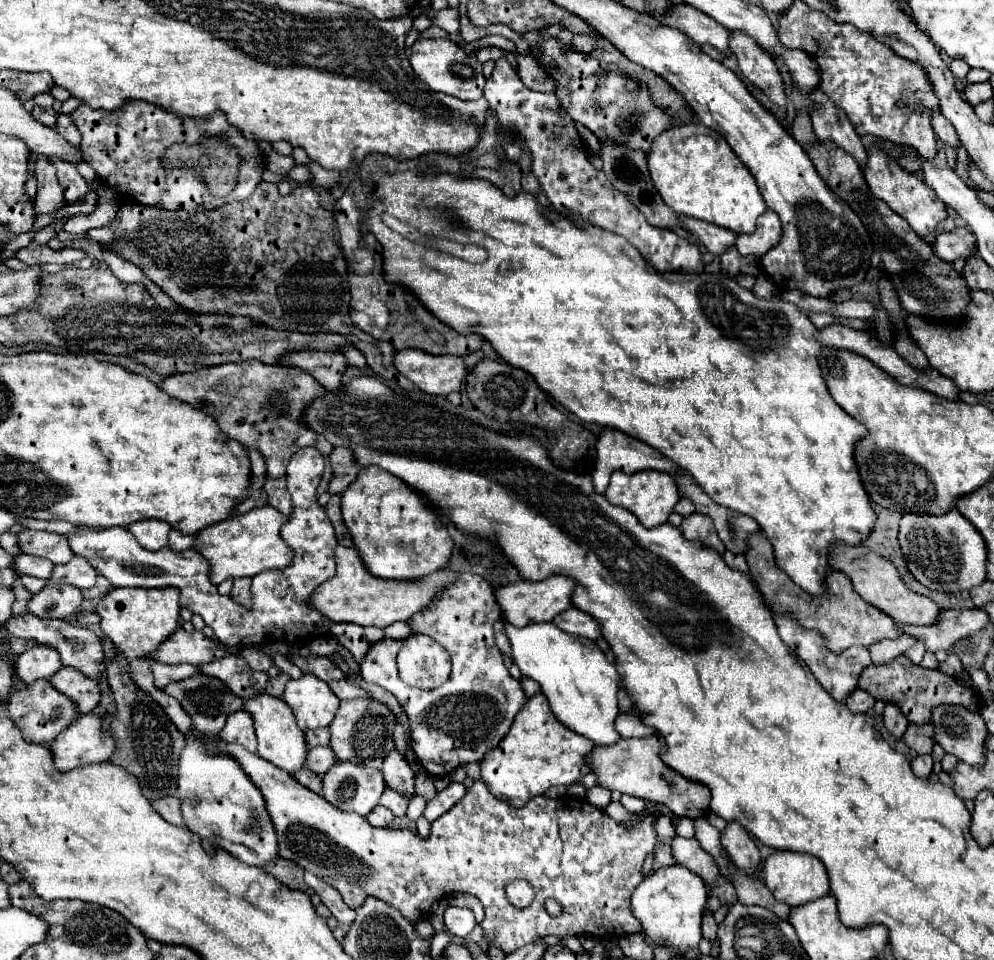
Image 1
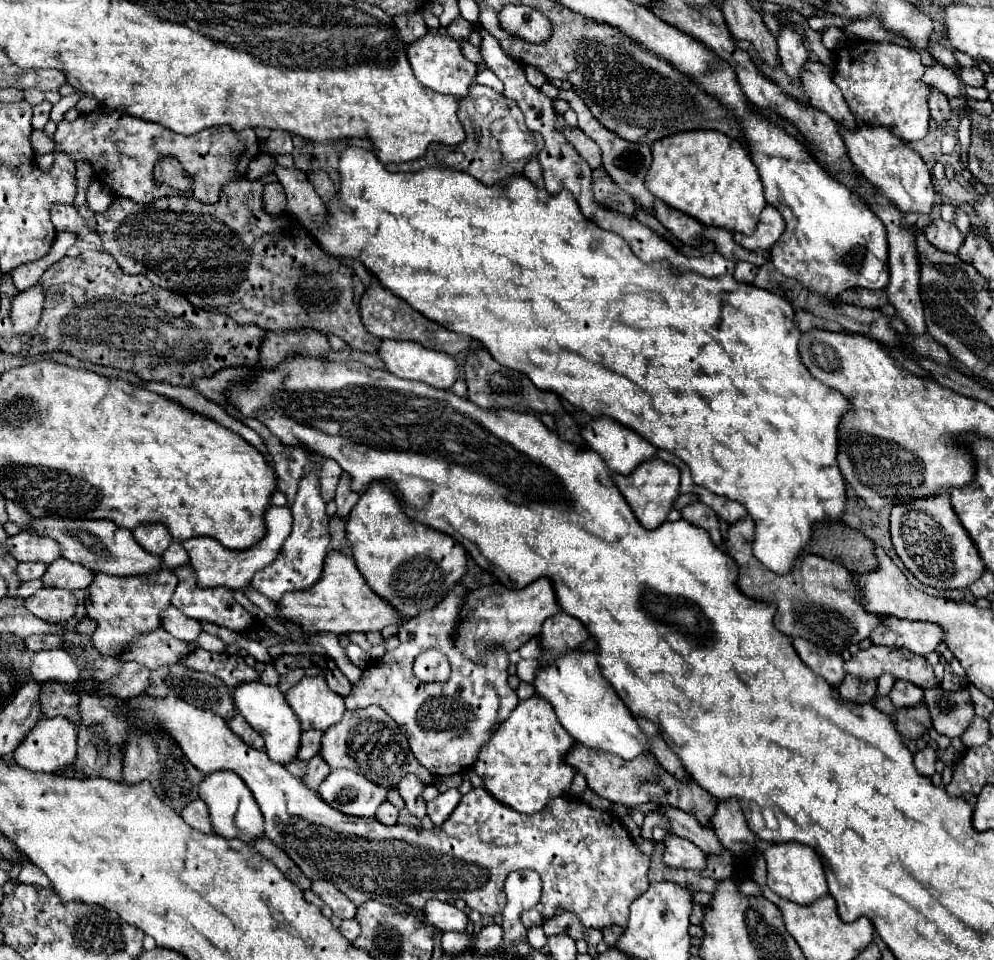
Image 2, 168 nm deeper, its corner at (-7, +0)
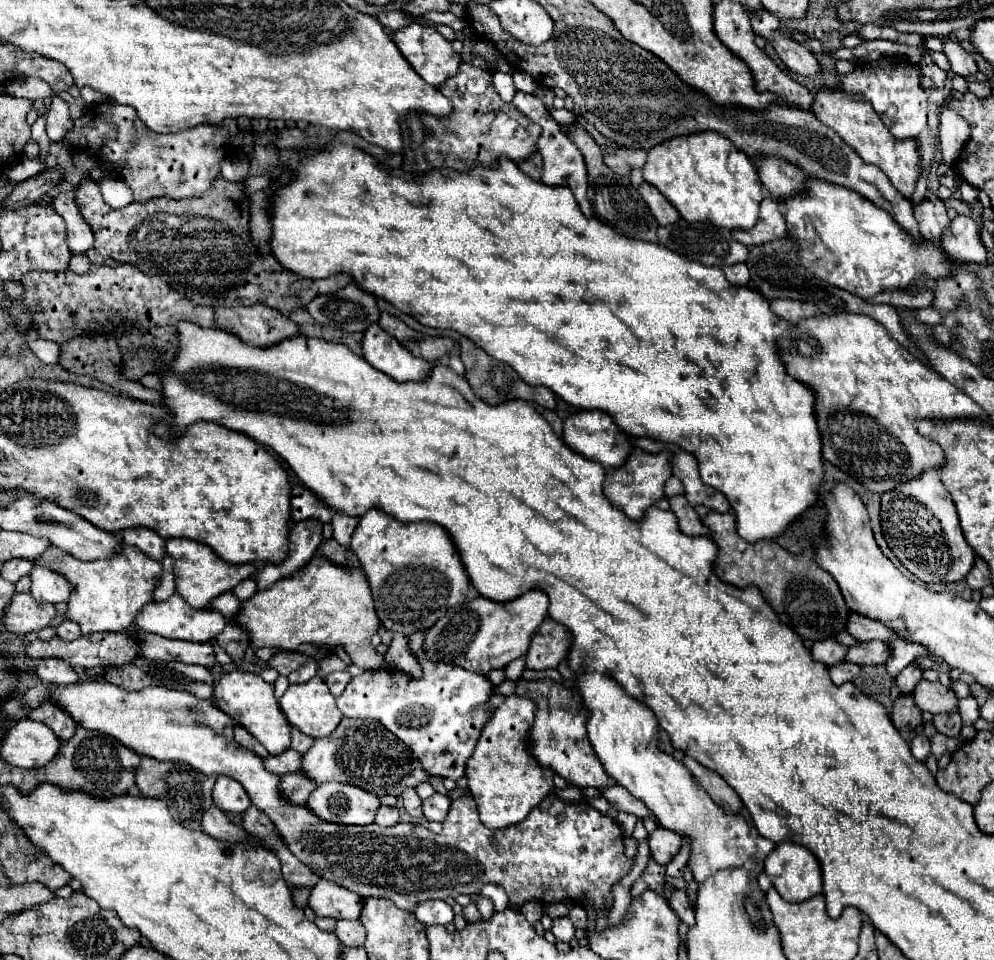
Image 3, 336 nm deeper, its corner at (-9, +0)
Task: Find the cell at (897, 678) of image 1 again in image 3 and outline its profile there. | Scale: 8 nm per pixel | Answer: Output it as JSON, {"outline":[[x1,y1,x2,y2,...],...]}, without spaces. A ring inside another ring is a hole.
{"outline":[[858,643,848,649,846,661,854,665,886,665,890,647,886,643]]}

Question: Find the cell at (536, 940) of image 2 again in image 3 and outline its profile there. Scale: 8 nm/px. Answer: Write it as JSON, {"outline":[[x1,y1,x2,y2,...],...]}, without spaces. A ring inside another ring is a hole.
{"outline":[[536,901,525,903,520,908,520,911,531,925,539,922,541,917,544,915,543,906,540,905,540,903,536,903]]}

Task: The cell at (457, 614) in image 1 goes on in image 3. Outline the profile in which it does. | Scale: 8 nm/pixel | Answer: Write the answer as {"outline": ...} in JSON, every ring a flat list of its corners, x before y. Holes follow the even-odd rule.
{"outline":[[416,631,408,637,408,647,422,669,420,677,412,677,398,669,364,671,352,677,336,703,344,717,380,721,414,751,426,773,458,781,466,771,466,761,484,725,492,717,488,701,494,693,494,685,486,675,474,675,474,671,466,671,454,663,428,659,424,639,426,631]]}

